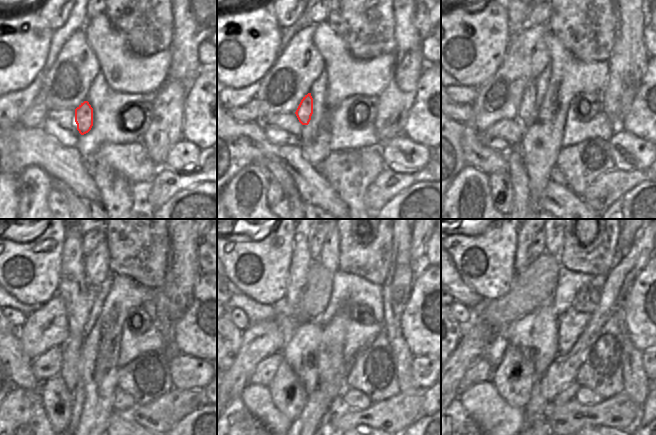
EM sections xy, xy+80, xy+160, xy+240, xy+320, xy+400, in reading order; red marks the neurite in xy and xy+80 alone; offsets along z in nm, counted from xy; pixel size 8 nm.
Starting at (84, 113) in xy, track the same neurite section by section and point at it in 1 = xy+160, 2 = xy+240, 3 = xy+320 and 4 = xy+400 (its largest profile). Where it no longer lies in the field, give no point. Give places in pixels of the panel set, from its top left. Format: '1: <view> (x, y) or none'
1: xy+160 (527, 105)
2: xy+240 (77, 295)
3: xy+320 (301, 259)
4: xy+400 (524, 239)

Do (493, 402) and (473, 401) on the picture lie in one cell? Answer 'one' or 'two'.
one

